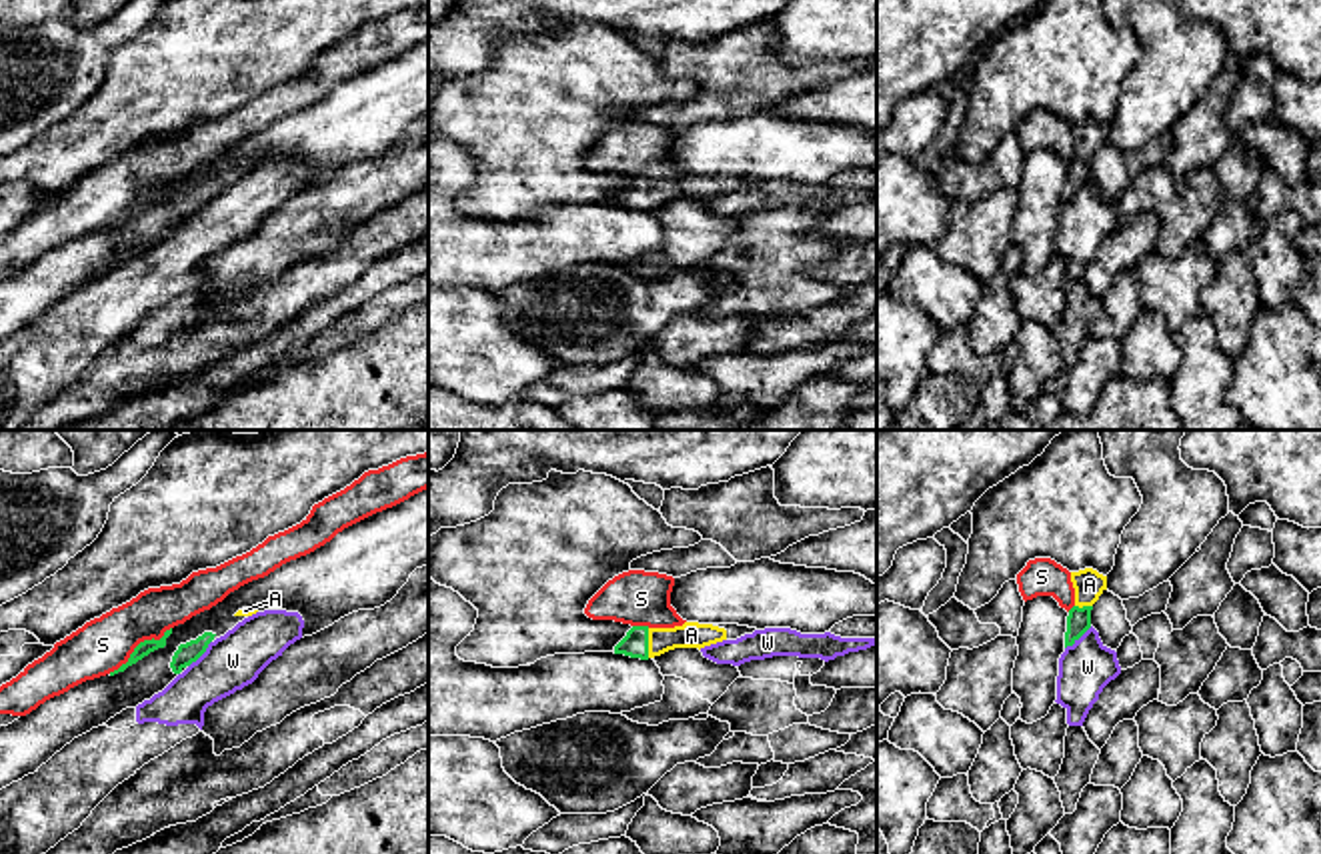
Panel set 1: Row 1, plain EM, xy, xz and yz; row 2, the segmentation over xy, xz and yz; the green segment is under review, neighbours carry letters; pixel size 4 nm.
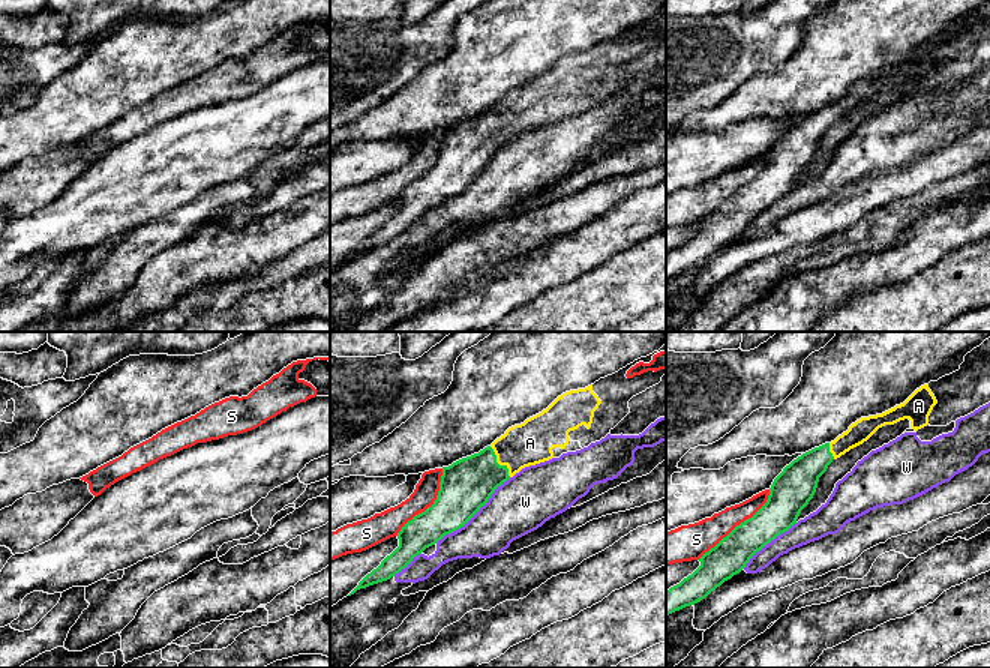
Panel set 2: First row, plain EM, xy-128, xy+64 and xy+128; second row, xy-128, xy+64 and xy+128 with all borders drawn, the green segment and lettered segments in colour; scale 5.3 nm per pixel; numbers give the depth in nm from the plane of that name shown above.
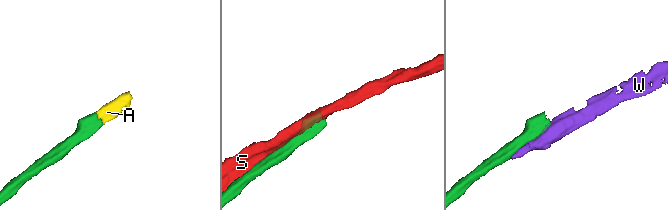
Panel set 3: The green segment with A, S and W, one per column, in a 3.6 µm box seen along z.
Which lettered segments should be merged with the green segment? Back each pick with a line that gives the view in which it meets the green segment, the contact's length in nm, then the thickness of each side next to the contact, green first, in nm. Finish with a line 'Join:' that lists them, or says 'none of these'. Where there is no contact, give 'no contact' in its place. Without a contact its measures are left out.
A: contact in xz; length 120 nm; calibres 110 and 110 nm
Join: A

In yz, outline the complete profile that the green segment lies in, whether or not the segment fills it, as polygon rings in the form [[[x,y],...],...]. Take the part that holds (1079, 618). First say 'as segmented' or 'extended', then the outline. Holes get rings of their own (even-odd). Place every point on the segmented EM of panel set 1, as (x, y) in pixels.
extended | [[[1093,568],[1071,572],[1075,588],[1075,606],[1067,616],[1065,648],[1073,646],[1091,628],[1091,610],[1099,596],[1107,590],[1107,576]]]

